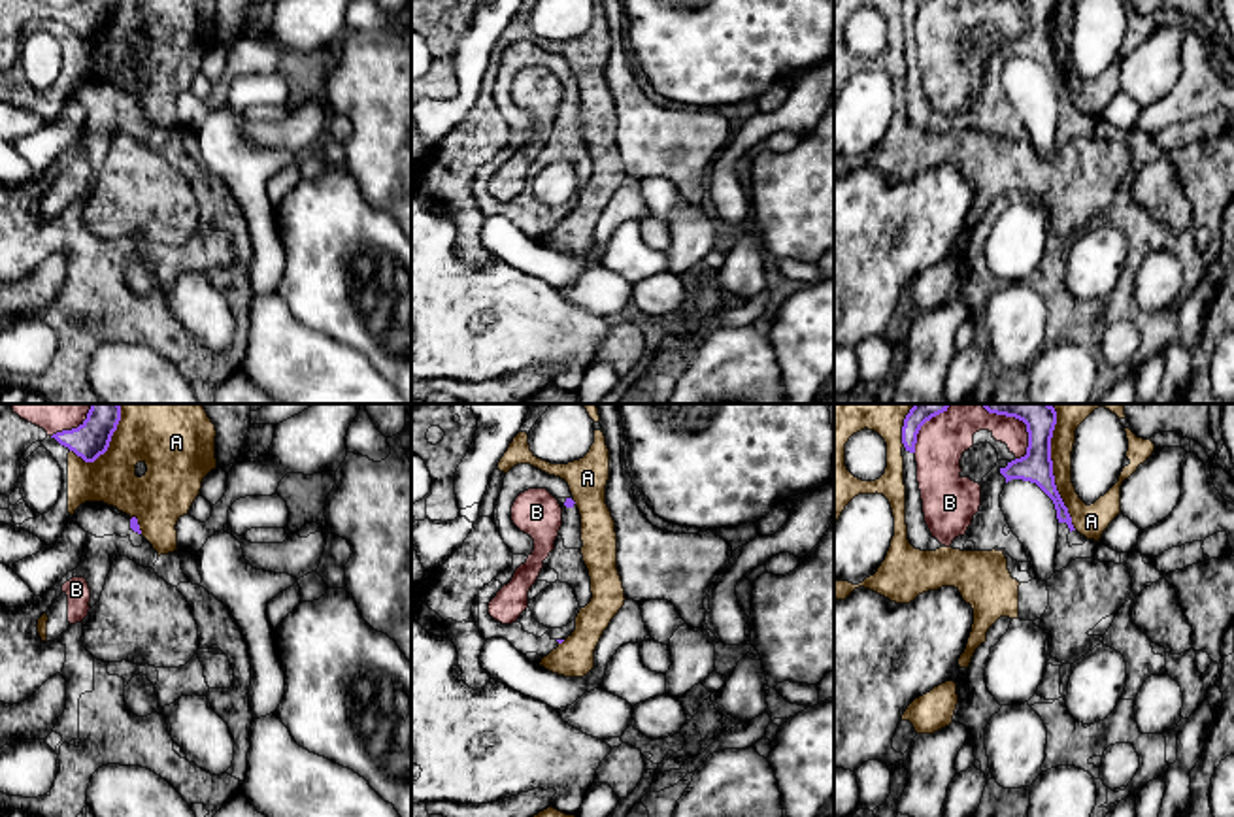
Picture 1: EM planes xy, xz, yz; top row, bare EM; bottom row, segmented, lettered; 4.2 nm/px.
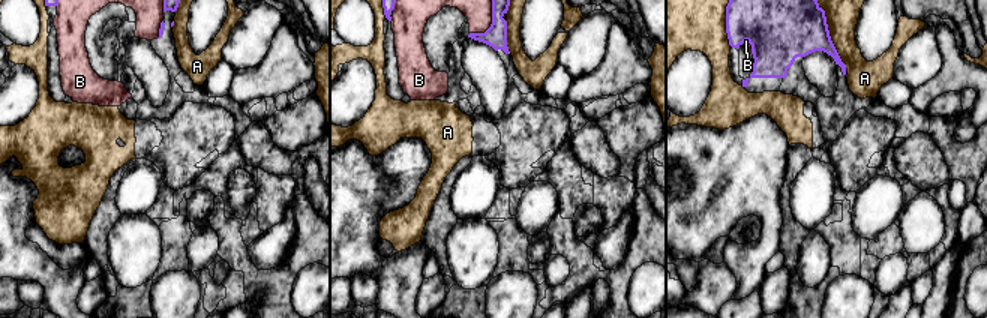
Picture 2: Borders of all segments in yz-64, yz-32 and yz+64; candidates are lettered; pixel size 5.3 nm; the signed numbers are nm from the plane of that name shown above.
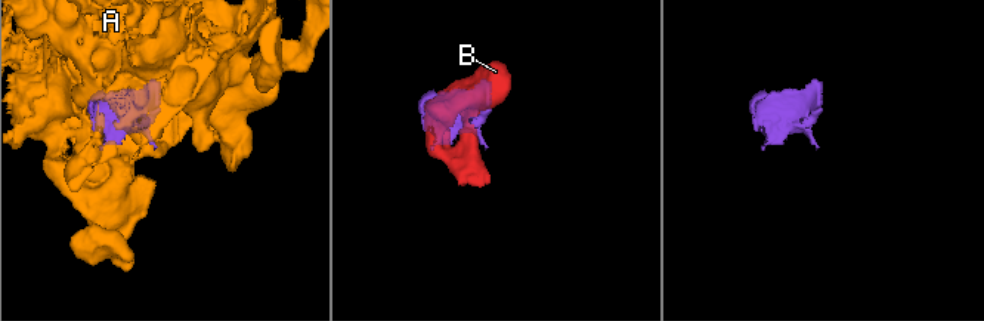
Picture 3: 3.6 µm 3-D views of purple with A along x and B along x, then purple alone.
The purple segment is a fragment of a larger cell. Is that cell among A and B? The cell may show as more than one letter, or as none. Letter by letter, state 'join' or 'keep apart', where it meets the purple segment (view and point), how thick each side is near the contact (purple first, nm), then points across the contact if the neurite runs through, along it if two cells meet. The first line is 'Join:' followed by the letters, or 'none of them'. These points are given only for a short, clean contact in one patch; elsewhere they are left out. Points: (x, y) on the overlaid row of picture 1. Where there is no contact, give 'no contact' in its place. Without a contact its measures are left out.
Join: none of them
A: keep apart; contact yz (1051, 466); calibres 140 and 130 nm
B: keep apart; contact yz (1017, 417); calibres 160 and 160 nm

